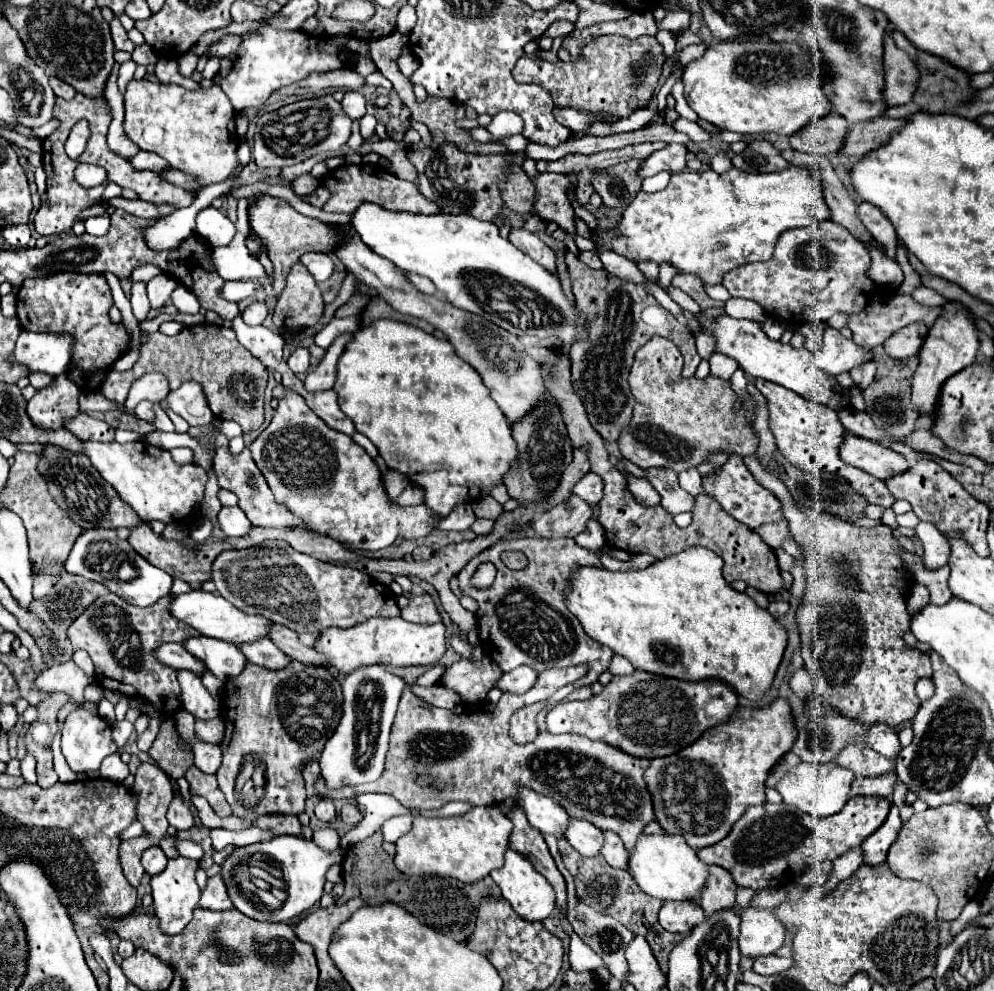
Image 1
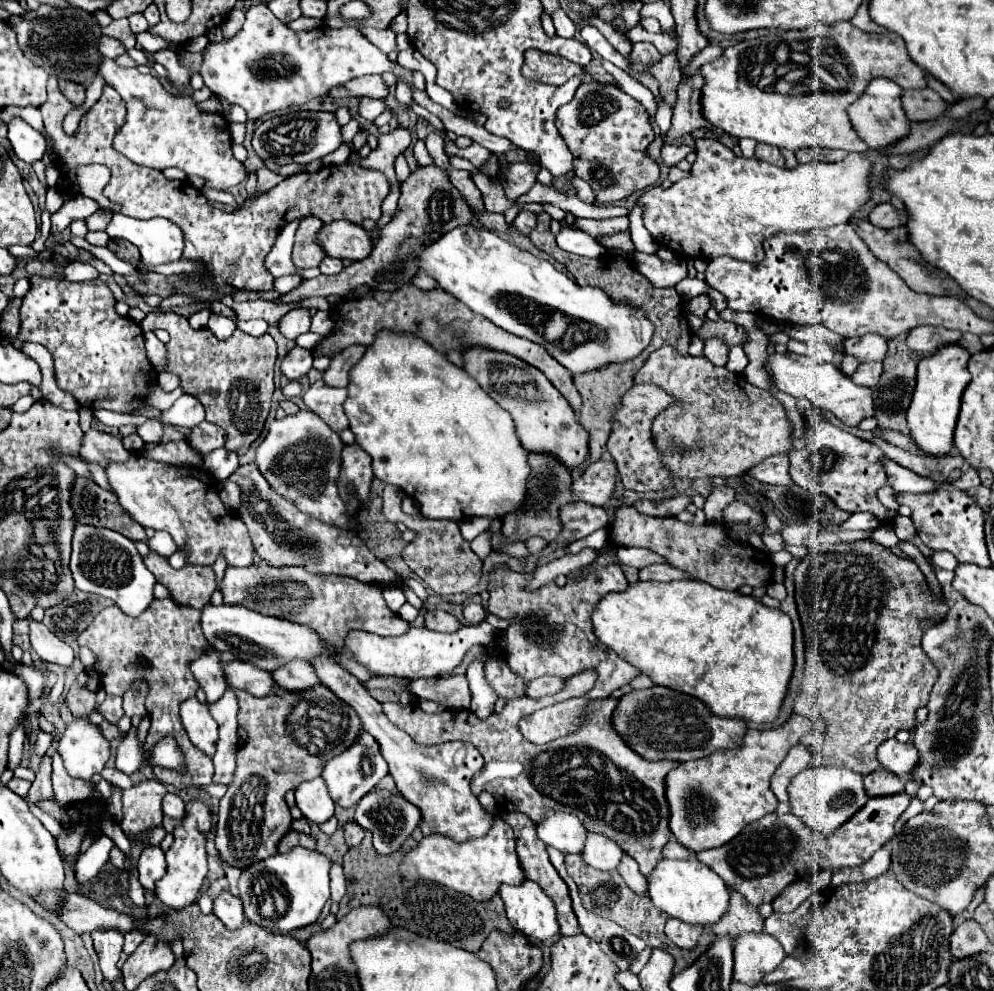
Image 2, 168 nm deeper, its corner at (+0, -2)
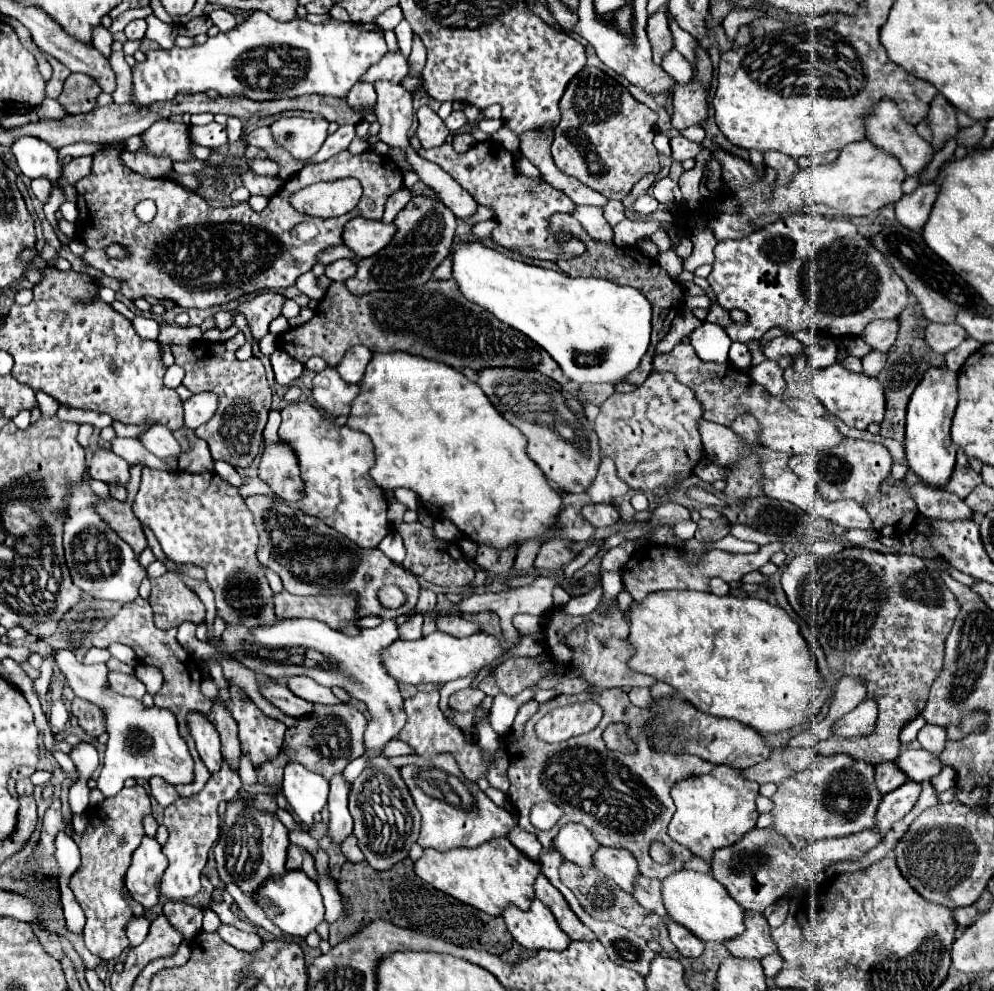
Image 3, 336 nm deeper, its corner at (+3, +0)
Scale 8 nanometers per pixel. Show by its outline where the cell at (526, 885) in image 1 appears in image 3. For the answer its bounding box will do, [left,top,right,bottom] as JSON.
[503,899,569,949]

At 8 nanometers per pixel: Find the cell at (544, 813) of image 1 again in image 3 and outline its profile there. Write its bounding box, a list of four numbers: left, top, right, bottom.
[553,823,599,867]

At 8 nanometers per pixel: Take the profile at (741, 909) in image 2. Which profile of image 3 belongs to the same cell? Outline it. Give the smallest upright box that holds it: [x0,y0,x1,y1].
[723,911,777,959]

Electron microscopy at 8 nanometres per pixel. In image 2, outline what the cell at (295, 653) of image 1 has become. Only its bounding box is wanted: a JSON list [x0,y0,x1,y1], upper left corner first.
[314,661,494,843]

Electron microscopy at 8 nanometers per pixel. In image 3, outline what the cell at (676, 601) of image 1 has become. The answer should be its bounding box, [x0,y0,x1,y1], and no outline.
[627,591,831,733]

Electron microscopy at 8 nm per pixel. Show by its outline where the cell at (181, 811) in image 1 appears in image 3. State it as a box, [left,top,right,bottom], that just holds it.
[149,777,179,807]

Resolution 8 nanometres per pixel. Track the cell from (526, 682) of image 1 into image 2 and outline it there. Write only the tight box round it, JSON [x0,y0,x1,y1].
[526,675,564,699]

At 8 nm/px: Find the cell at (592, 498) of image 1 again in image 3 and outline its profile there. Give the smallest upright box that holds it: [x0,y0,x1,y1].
[583,459,629,503]

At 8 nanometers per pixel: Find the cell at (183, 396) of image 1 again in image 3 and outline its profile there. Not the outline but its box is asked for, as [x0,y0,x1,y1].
[183,393,217,429]

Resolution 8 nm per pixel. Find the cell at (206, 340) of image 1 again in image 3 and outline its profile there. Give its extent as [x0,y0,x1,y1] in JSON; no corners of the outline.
[171,331,271,467]

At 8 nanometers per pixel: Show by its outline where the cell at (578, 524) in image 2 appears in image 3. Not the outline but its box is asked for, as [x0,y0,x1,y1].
[581,503,619,529]

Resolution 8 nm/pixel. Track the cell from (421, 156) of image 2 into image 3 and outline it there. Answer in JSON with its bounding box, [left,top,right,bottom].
[419,141,585,259]

